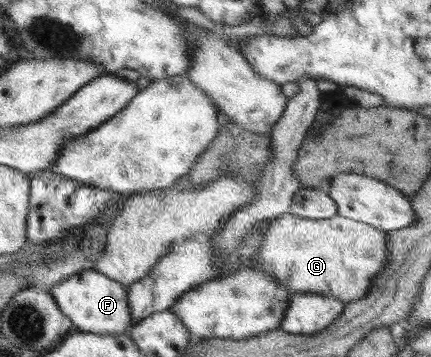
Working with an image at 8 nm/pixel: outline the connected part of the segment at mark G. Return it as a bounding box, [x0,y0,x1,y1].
[250,212,389,303]

